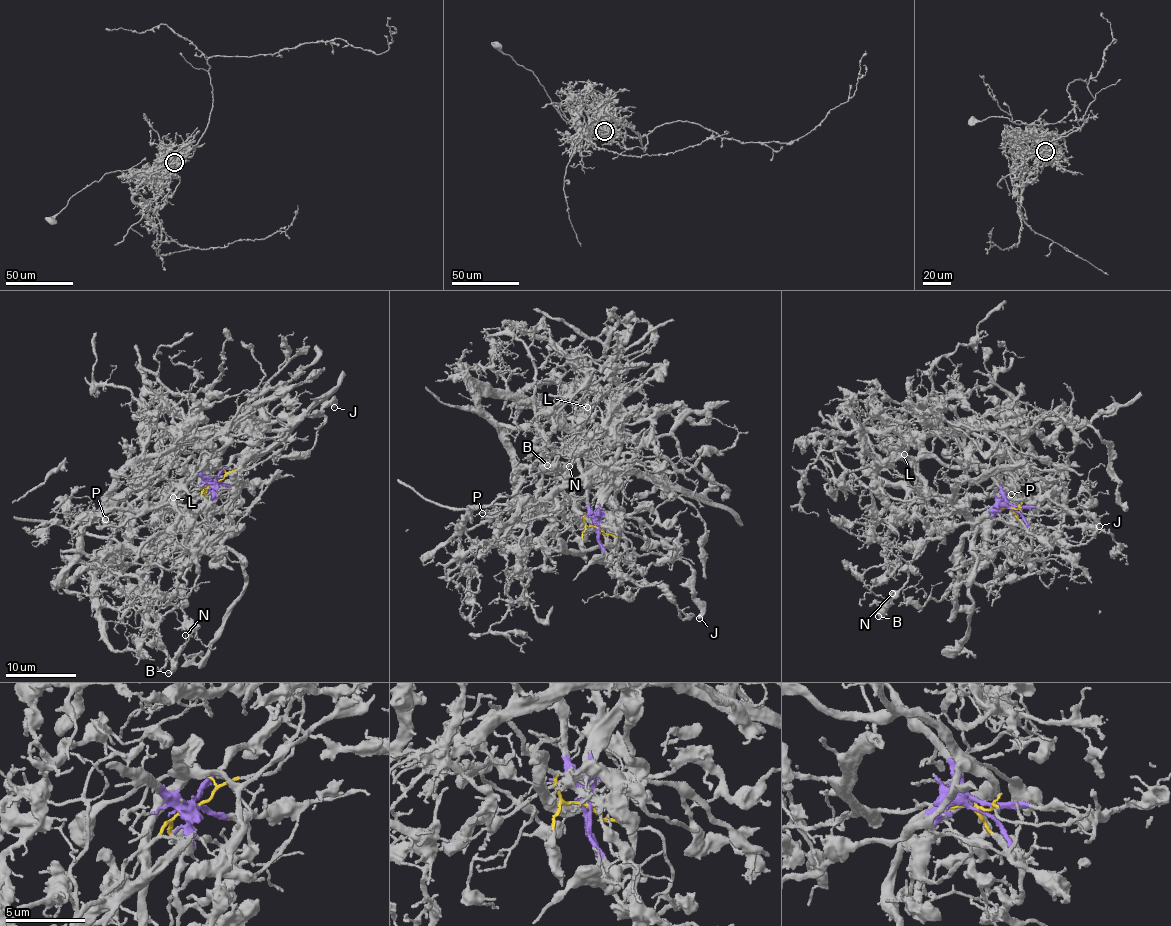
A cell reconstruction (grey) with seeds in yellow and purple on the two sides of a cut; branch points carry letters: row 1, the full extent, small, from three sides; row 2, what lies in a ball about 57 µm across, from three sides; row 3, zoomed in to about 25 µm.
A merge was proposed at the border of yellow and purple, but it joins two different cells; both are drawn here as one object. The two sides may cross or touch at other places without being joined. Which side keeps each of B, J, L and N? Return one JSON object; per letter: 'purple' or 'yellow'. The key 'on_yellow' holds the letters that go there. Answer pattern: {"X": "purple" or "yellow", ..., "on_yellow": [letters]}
{"B": "yellow", "J": "purple", "L": "purple", "N": "yellow", "on_yellow": ["B", "N"]}

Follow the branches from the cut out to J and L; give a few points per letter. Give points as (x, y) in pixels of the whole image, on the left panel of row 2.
J: (215, 481), (233, 457), (256, 440), (270, 412), (279, 405), (293, 416), (314, 415), (329, 403), (334, 408)
L: (215, 481), (196, 485), (210, 467), (206, 459), (216, 454), (193, 492), (203, 491), (182, 490), (173, 497)

